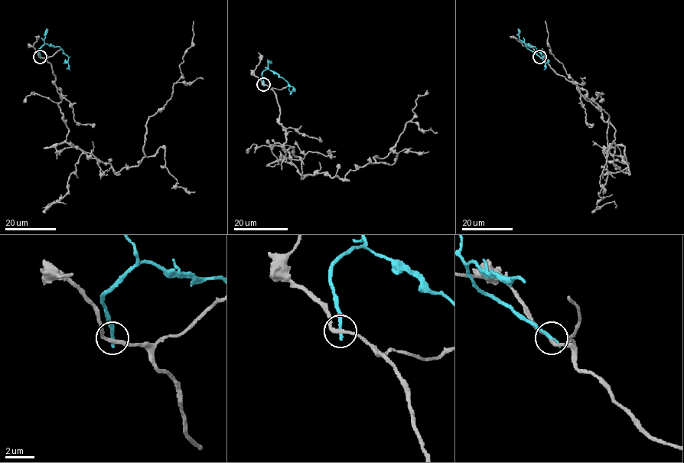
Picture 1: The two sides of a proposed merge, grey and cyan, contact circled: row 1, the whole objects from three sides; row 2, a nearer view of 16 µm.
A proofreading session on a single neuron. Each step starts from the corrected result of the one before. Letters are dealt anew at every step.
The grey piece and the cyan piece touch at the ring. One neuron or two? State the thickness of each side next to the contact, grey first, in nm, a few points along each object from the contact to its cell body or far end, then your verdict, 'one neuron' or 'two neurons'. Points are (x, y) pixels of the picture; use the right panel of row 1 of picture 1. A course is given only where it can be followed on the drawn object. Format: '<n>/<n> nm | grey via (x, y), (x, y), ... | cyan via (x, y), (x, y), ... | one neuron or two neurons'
240/240 nm | grey via (539, 57), (600, 109), (629, 173), (610, 152), (609, 115), (551, 52), (545, 21) | cyan via (539, 57), (529, 50), (526, 44), (534, 47), (542, 56), (545, 64), (544, 69) | two neurons

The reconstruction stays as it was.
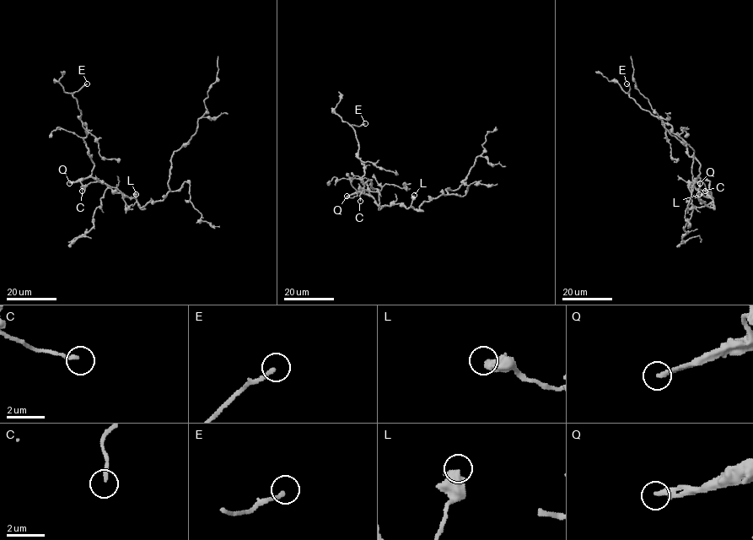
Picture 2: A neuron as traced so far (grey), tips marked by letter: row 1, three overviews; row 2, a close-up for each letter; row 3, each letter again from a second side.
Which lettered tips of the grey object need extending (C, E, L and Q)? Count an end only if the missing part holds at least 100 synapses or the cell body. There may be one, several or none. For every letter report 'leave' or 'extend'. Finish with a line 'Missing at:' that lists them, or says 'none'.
C: leave
E: leave
L: leave
Q: extend
Missing at: Q

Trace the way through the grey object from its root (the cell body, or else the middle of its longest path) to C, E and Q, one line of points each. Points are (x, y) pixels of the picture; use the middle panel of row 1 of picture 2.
C: (413, 207), (406, 207), (400, 203), (379, 206), (359, 187), (363, 190), (360, 201)
E: (413, 207), (379, 206), (369, 195), (351, 126), (365, 123)
Q: (413, 207), (406, 207), (400, 203), (379, 206), (370, 195), (361, 192), (346, 196)

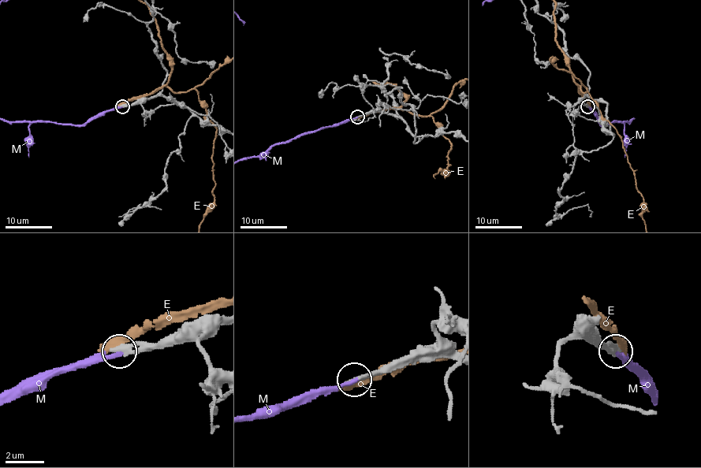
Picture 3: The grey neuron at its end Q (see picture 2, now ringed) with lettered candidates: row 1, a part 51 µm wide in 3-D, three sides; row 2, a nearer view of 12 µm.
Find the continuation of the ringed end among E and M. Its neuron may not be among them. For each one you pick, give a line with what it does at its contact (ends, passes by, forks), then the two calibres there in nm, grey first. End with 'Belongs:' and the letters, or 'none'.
M: It ends there. Thickness 320 nm (grey) against 220 nm
Belongs: M

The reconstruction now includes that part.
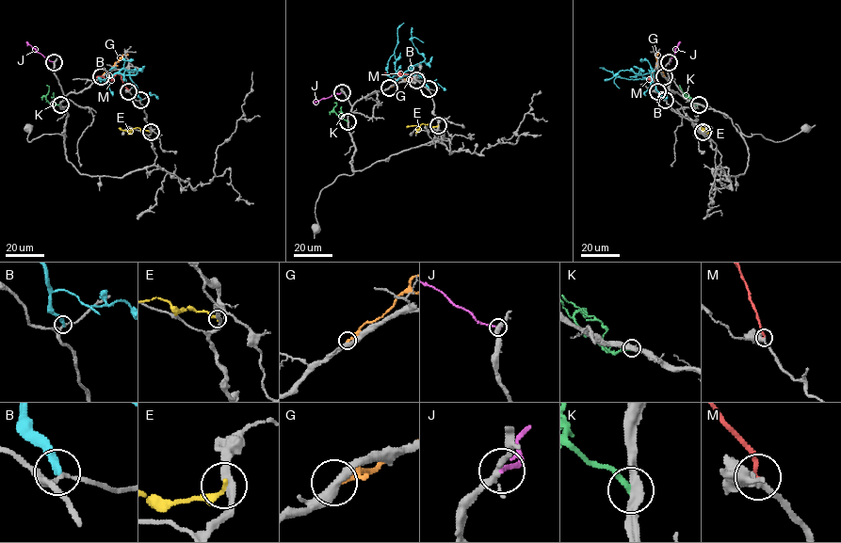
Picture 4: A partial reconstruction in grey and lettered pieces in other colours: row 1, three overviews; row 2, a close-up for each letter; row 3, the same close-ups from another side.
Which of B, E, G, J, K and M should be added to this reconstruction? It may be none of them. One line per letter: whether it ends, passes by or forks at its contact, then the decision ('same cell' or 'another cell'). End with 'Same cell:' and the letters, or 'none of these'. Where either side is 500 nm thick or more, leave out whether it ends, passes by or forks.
B: it ends | another cell
E: it ends | another cell
G: it ends | another cell
J: it ends | another cell
K: it ends | another cell
M: it ends | same cell
Same cell: M

